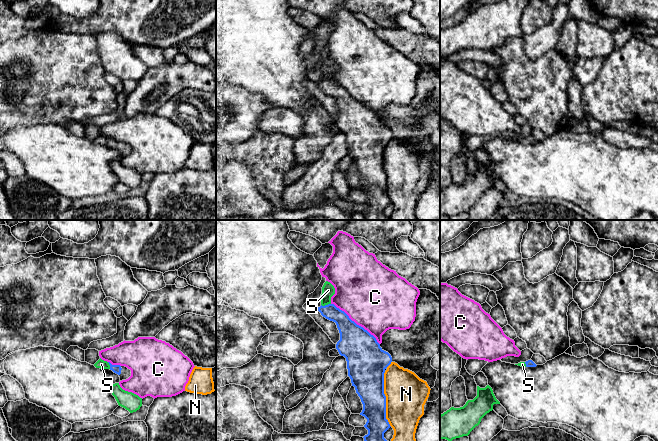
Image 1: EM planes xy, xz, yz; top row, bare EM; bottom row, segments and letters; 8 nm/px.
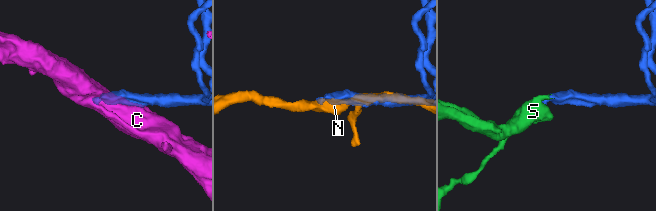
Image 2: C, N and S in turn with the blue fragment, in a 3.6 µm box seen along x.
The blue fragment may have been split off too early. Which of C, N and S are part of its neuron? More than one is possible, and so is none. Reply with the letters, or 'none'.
S

